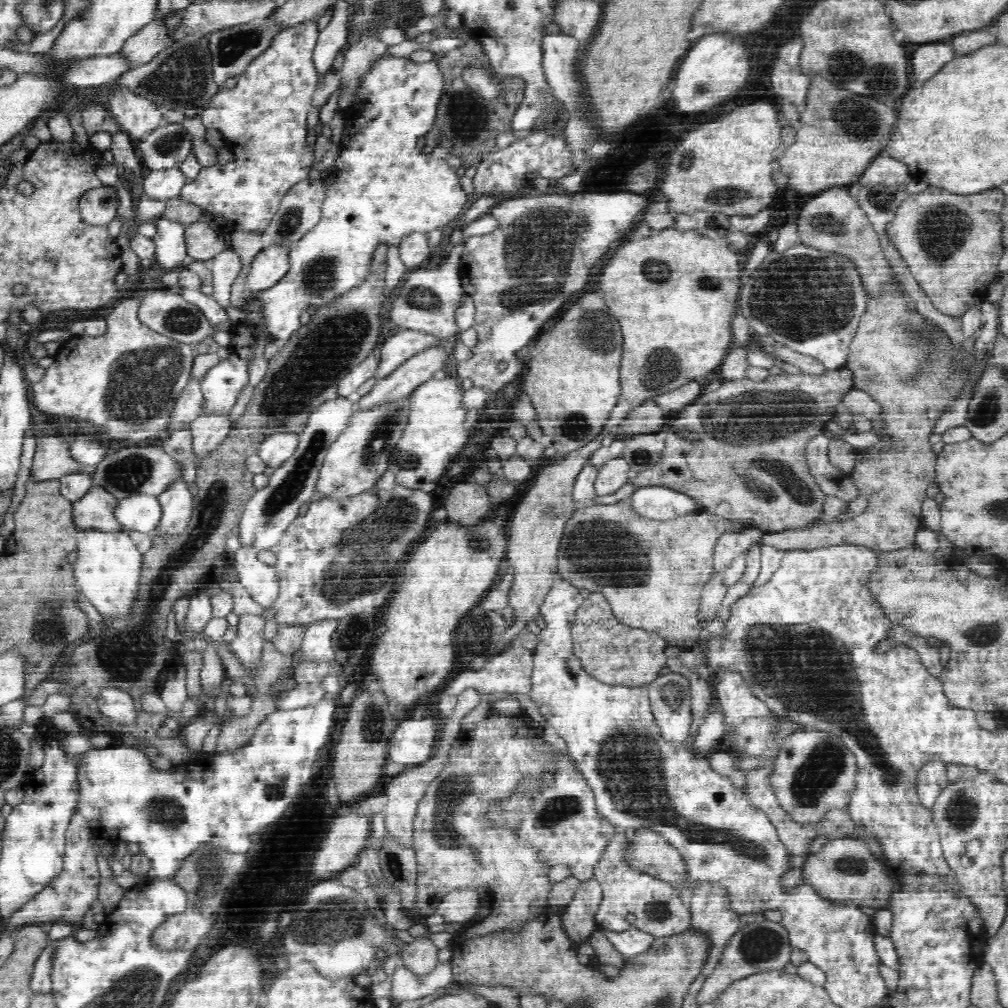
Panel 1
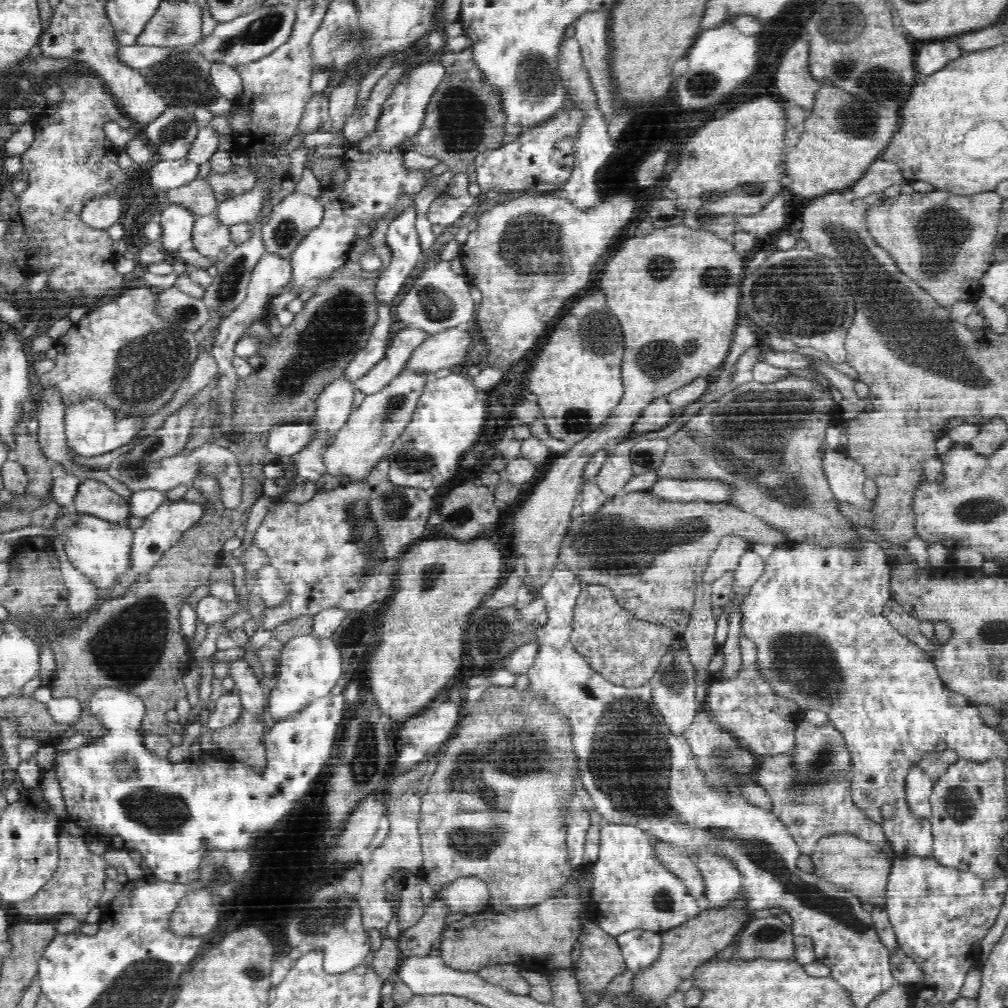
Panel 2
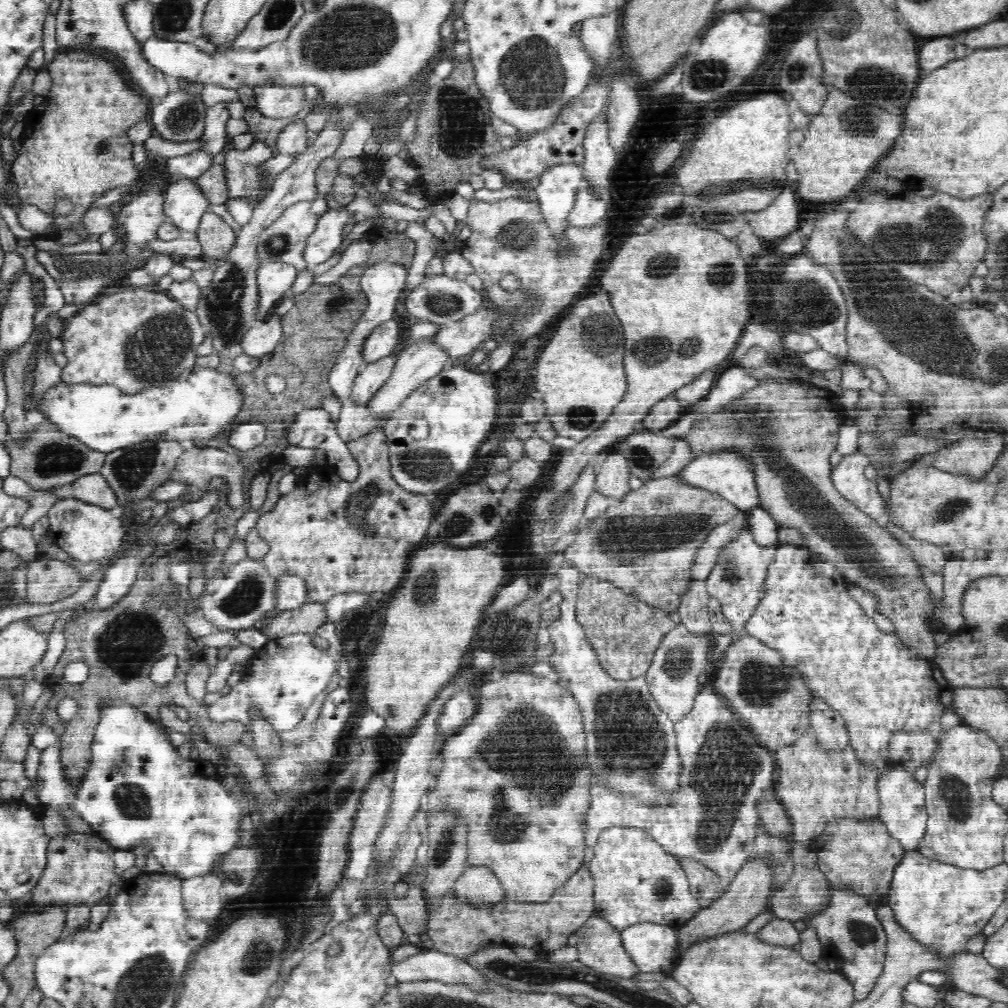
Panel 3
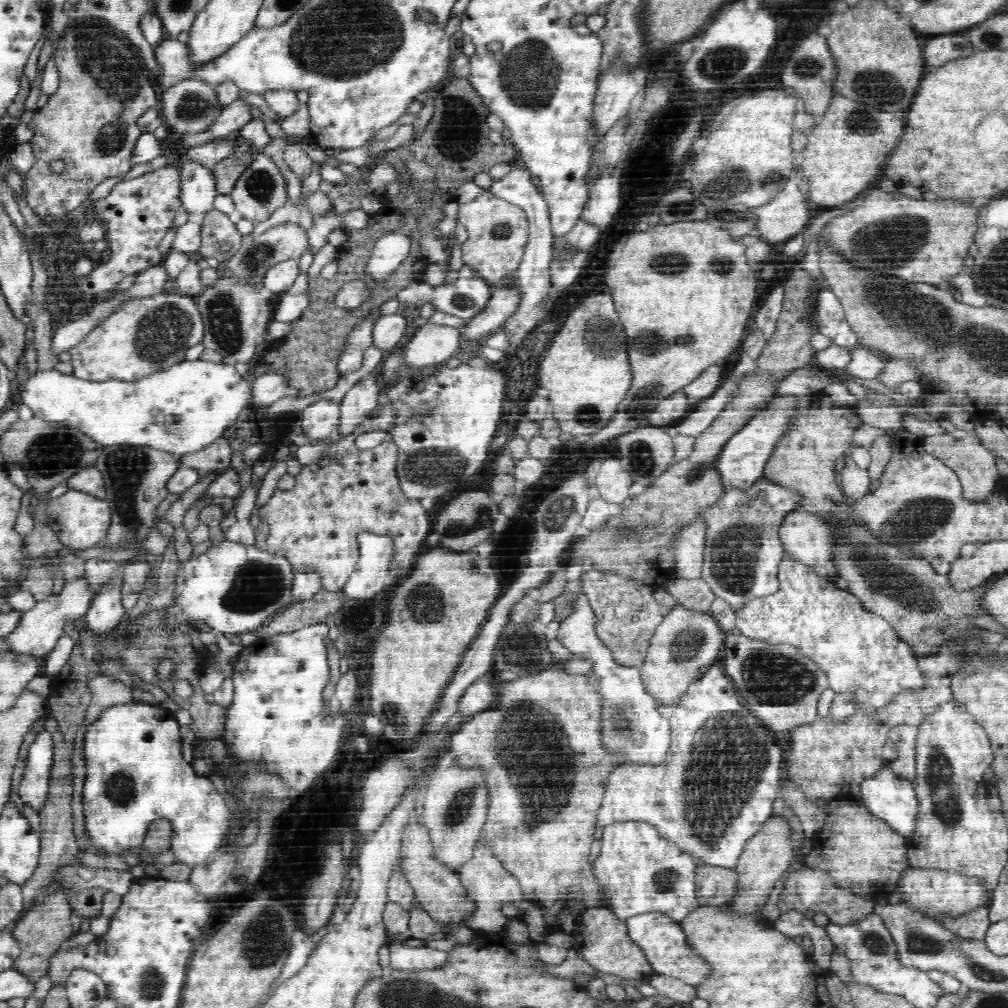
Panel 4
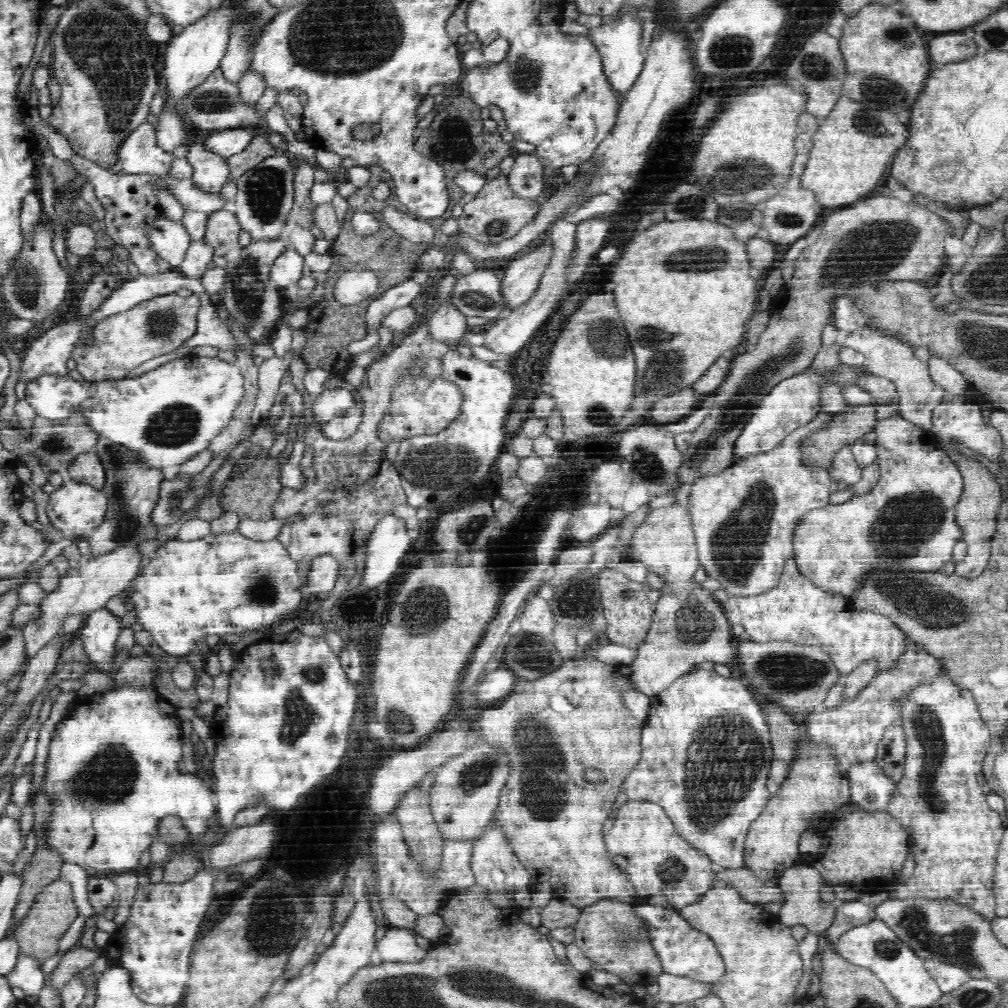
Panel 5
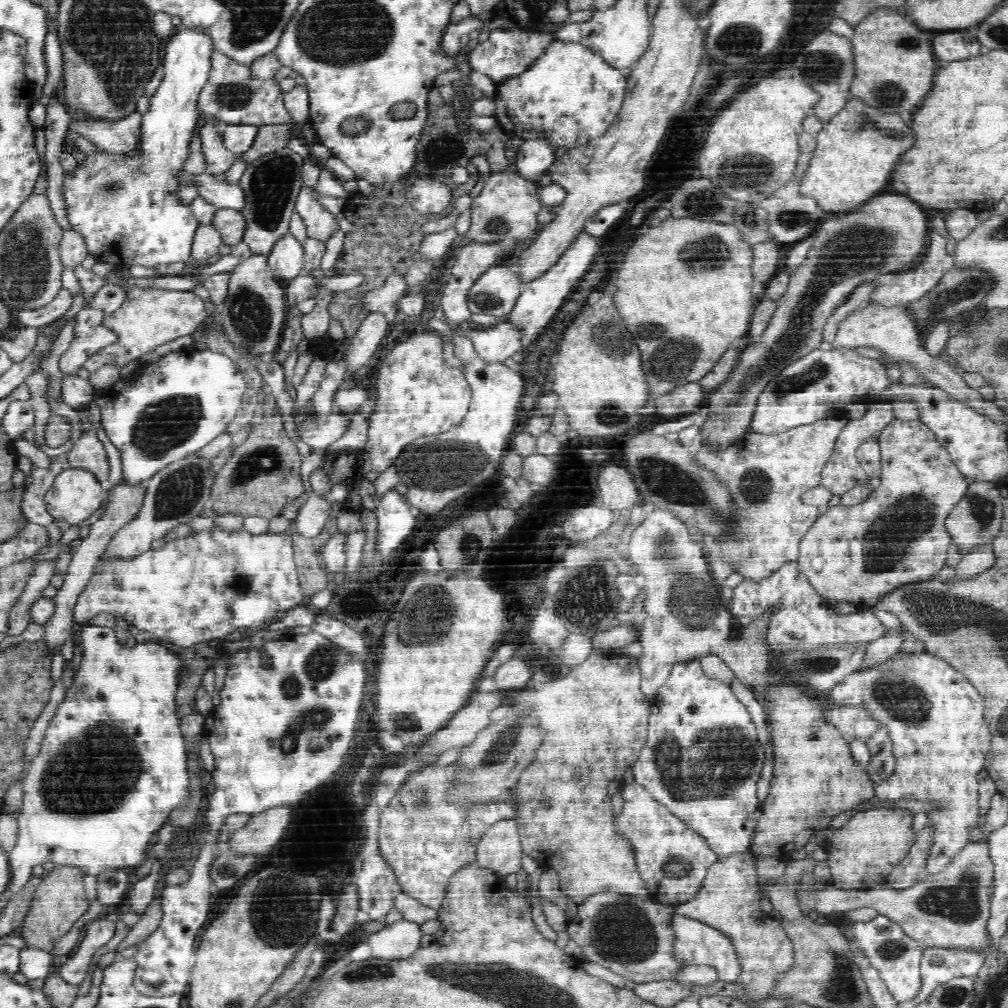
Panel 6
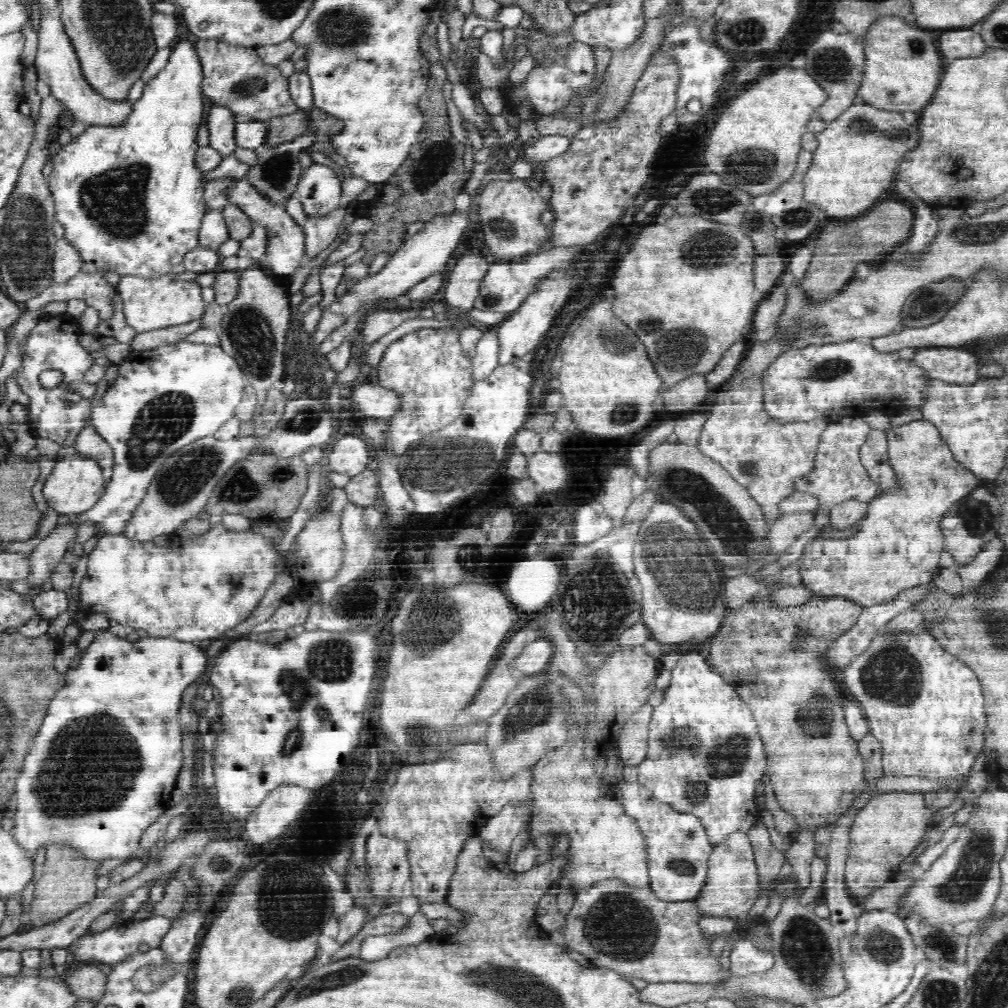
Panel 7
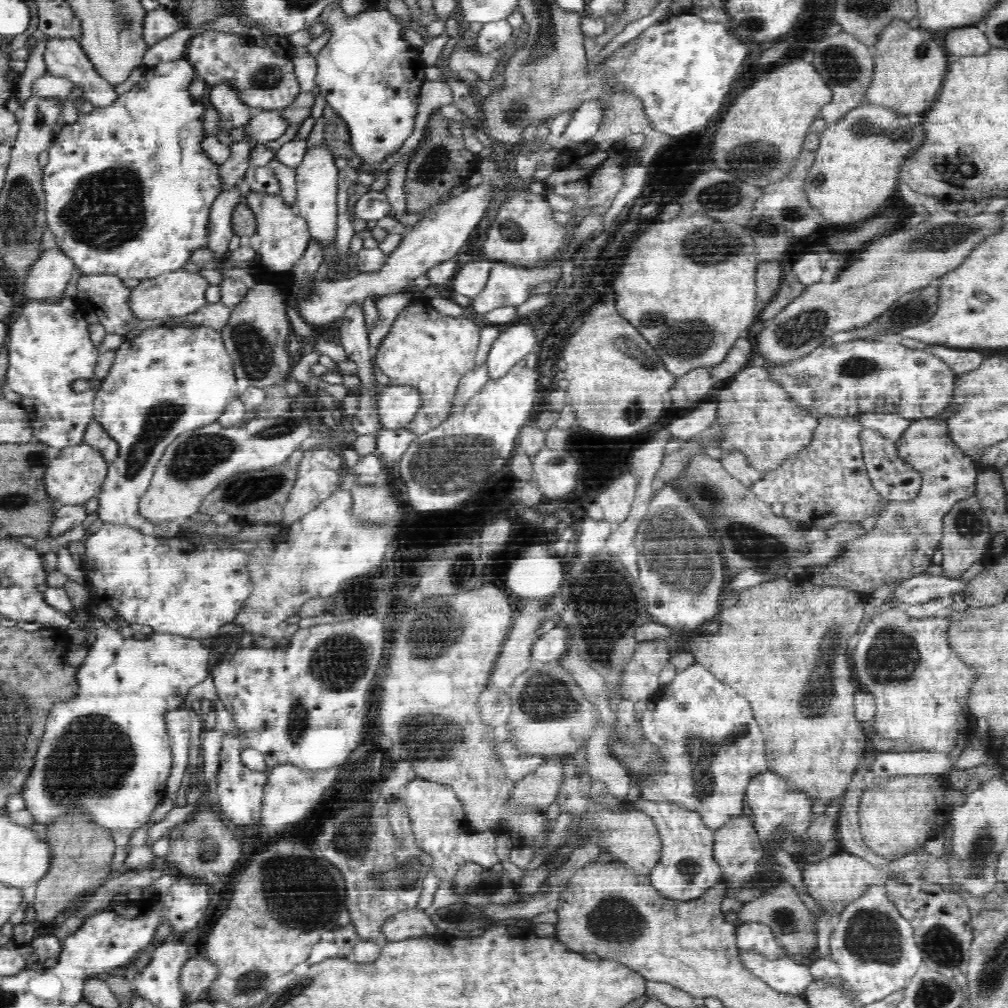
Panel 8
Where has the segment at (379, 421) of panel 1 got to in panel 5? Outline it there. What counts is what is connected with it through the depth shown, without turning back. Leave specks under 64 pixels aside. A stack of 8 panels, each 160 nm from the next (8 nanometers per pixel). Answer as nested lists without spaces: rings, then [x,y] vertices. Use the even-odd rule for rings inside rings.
[[[452,294],[449,295],[446,305],[431,314],[428,332],[431,338],[439,339],[440,342],[451,346],[458,342],[464,342],[464,333],[468,330],[466,316],[463,311],[454,305]]]

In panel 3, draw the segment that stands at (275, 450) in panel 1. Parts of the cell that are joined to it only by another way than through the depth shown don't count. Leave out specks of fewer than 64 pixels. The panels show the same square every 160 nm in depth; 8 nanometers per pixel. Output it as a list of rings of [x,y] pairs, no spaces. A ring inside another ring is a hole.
[[[306,408],[296,415],[296,420],[292,426],[286,430],[287,443],[302,448],[324,449],[327,461],[338,471],[340,477],[346,480],[353,480],[357,477],[358,466],[356,459],[348,450],[347,442],[340,438],[337,426],[332,422],[330,414],[320,408]]]

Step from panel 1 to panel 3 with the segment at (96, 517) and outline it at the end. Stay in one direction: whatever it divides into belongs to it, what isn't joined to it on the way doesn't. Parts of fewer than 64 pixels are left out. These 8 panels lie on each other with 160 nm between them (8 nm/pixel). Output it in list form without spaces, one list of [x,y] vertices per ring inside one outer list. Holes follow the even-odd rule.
[[[100,473],[87,474],[77,478],[72,483],[72,499],[80,499],[86,503],[102,506],[106,510],[112,510],[119,505],[112,487]]]

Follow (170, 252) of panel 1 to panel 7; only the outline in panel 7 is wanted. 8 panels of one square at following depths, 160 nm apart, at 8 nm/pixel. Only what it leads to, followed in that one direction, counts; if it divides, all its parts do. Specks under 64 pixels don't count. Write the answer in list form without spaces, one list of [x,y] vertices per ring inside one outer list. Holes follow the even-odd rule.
[[[208,104],[205,125],[209,130],[209,145],[220,153],[222,159],[234,153],[237,148],[235,126],[239,121],[234,111],[217,104]]]

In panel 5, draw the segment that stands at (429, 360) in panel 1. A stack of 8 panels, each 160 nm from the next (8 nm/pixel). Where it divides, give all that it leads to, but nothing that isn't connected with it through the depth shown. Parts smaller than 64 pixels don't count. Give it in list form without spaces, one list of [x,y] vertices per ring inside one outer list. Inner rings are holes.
[[[547,234],[537,245],[542,245],[542,248],[520,258],[513,257],[506,274],[501,274],[502,295],[508,310],[514,310],[530,300],[542,280],[542,272],[550,264],[554,239]]]

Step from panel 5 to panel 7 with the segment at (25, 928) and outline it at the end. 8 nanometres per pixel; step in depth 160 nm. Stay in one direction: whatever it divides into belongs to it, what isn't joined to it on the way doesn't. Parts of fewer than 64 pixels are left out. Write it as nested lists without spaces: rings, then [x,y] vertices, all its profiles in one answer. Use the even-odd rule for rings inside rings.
[[[50,844],[46,850],[44,872],[35,884],[34,900],[26,917],[27,921],[34,927],[44,926],[95,900],[98,896],[96,873],[103,862],[90,860],[83,852],[67,844]]]

